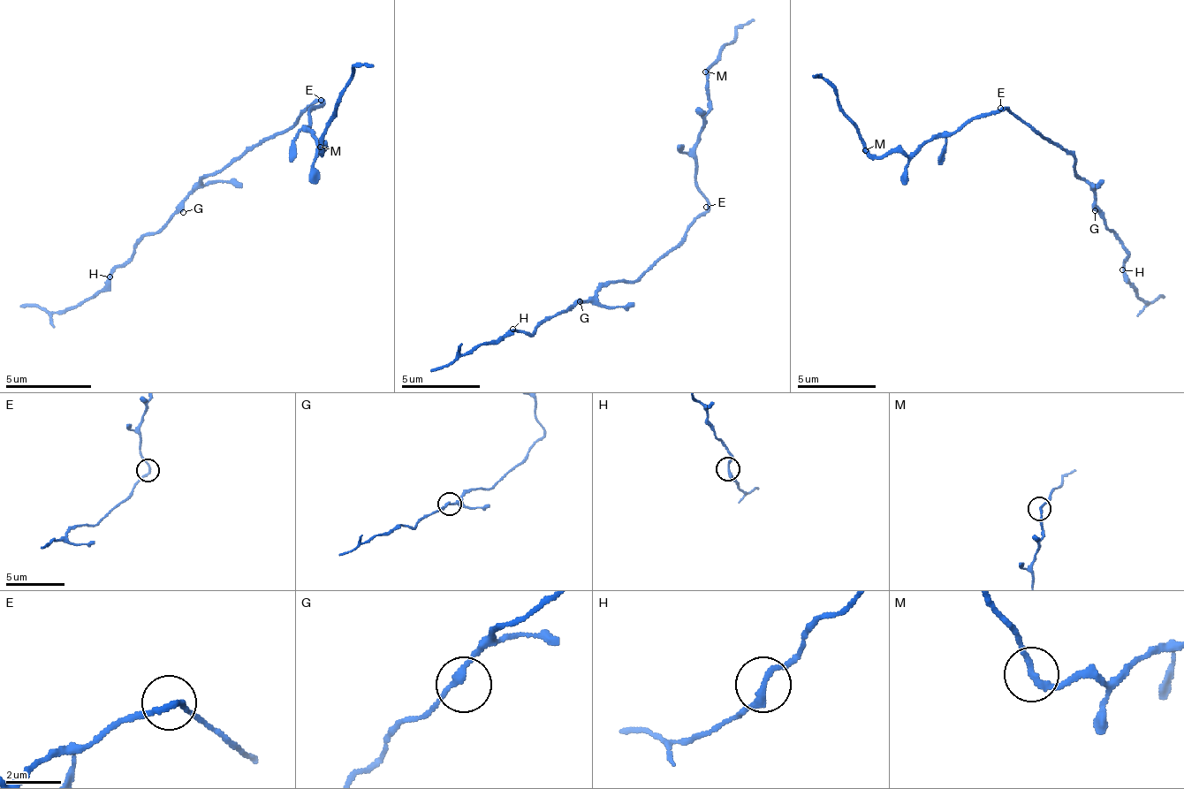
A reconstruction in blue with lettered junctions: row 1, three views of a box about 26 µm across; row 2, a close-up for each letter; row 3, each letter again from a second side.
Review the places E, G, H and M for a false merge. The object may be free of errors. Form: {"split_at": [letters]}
{"split_at": []}

